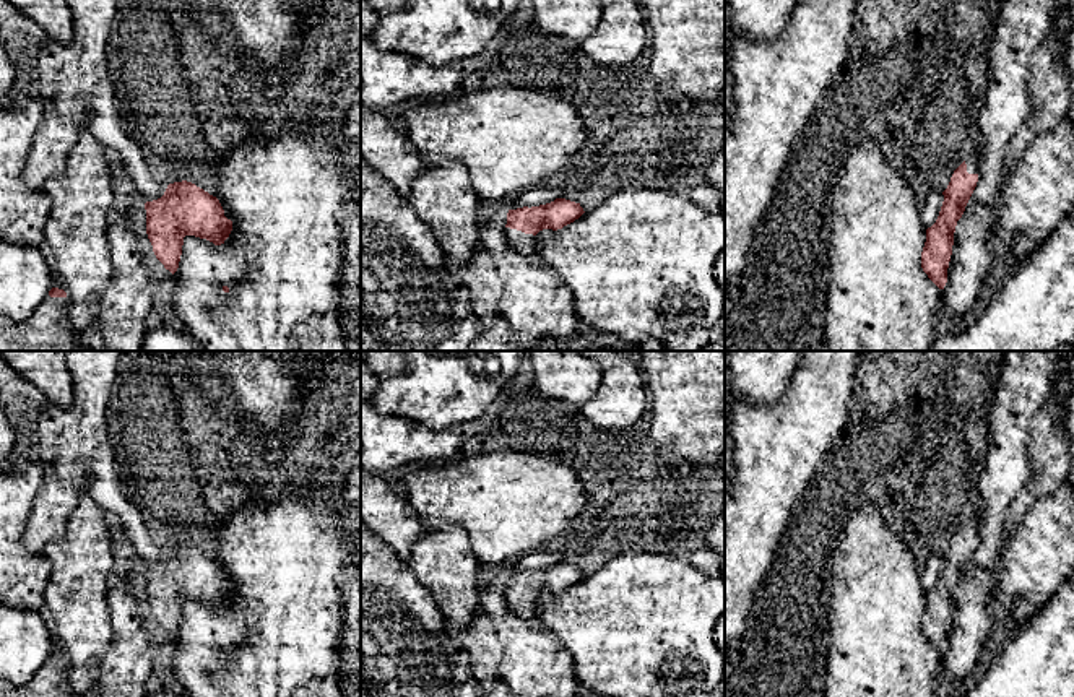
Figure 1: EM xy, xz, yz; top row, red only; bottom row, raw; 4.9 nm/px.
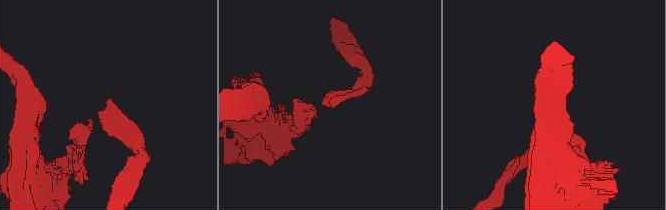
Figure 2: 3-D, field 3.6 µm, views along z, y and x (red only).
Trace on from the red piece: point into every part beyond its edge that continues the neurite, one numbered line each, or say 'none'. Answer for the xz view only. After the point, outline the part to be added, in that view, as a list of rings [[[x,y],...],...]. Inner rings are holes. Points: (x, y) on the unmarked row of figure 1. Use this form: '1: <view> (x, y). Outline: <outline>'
1: xz (519, 605). Outline: [[[504,591],[504,598],[512,614],[517,614],[525,619],[536,617],[536,600],[525,598],[522,595],[510,593],[510,591]]]

